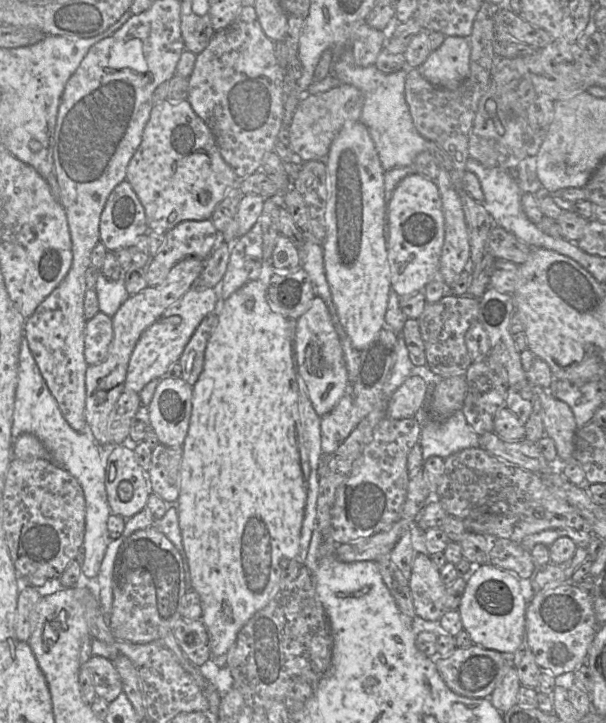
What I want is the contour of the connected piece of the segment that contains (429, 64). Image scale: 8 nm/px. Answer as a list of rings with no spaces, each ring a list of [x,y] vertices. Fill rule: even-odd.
[[[447,36],[418,69],[433,85],[456,89],[470,72],[469,38]]]

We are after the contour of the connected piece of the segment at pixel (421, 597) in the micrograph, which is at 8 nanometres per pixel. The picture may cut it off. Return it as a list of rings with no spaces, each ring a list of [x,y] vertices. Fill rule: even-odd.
[[[415,552],[409,589],[416,616],[425,621],[439,621],[445,612],[446,587],[430,556]]]

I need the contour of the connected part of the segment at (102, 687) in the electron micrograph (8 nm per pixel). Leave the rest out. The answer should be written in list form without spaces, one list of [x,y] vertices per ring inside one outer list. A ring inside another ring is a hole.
[[[93,655],[84,667],[91,673],[96,695],[108,703],[114,701],[123,691],[120,675],[111,660]]]

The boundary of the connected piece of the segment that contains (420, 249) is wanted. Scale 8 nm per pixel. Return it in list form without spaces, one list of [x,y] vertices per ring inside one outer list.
[[[416,172],[399,182],[388,204],[388,227],[391,287],[401,299],[416,292],[423,292],[439,270],[445,239],[442,200],[435,179],[423,177]]]

